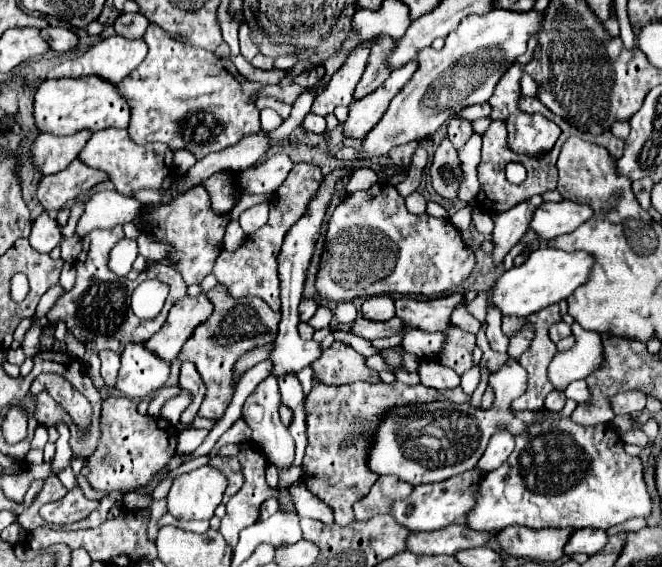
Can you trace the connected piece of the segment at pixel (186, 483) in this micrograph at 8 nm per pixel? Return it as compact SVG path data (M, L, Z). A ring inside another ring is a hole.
M201 466L187 474L181 474L173 480L173 486L167 496L167 510L179 520L211 520L215 508L221 504L223 492L227 486L227 478L213 466Z

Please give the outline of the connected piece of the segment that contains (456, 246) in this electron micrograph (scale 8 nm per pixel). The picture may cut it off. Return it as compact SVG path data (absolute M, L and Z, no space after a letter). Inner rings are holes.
M375 184L369 190L349 194L335 208L327 228L325 252L317 274L317 290L325 298L341 302L359 296L369 298L381 294L437 298L449 294L451 288L467 280L473 268L475 268L473 248L465 244L463 234L447 218L435 218L429 214L411 214L405 208L405 200L401 198L401 194L397 194L395 186Z

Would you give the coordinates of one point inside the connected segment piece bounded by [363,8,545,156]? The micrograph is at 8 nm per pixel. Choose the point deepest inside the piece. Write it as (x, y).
(466, 71)

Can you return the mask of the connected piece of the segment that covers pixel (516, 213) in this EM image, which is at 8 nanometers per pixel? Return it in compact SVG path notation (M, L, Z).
M533 196L517 206L513 206L507 212L497 212L491 214L495 228L493 228L493 266L499 268L505 260L505 256L509 254L509 250L523 238L523 234L529 228L529 222L535 214L535 210L543 204L541 196Z

